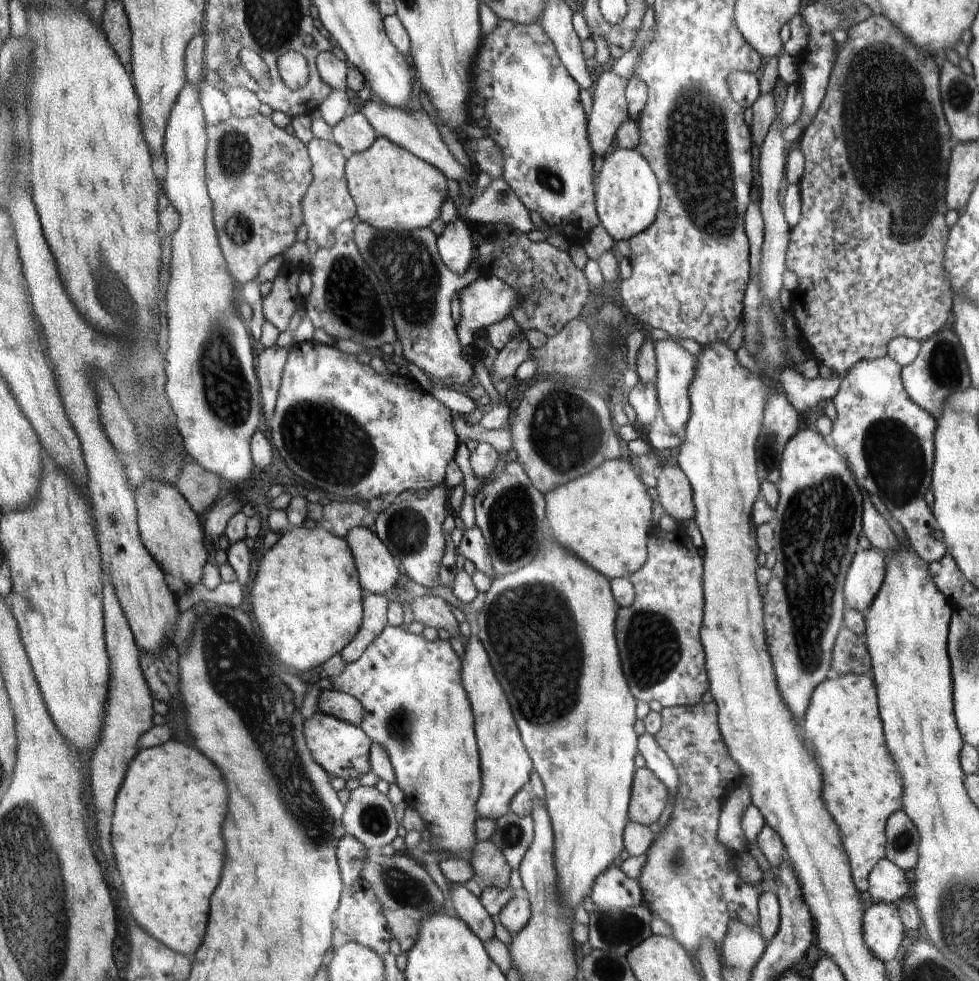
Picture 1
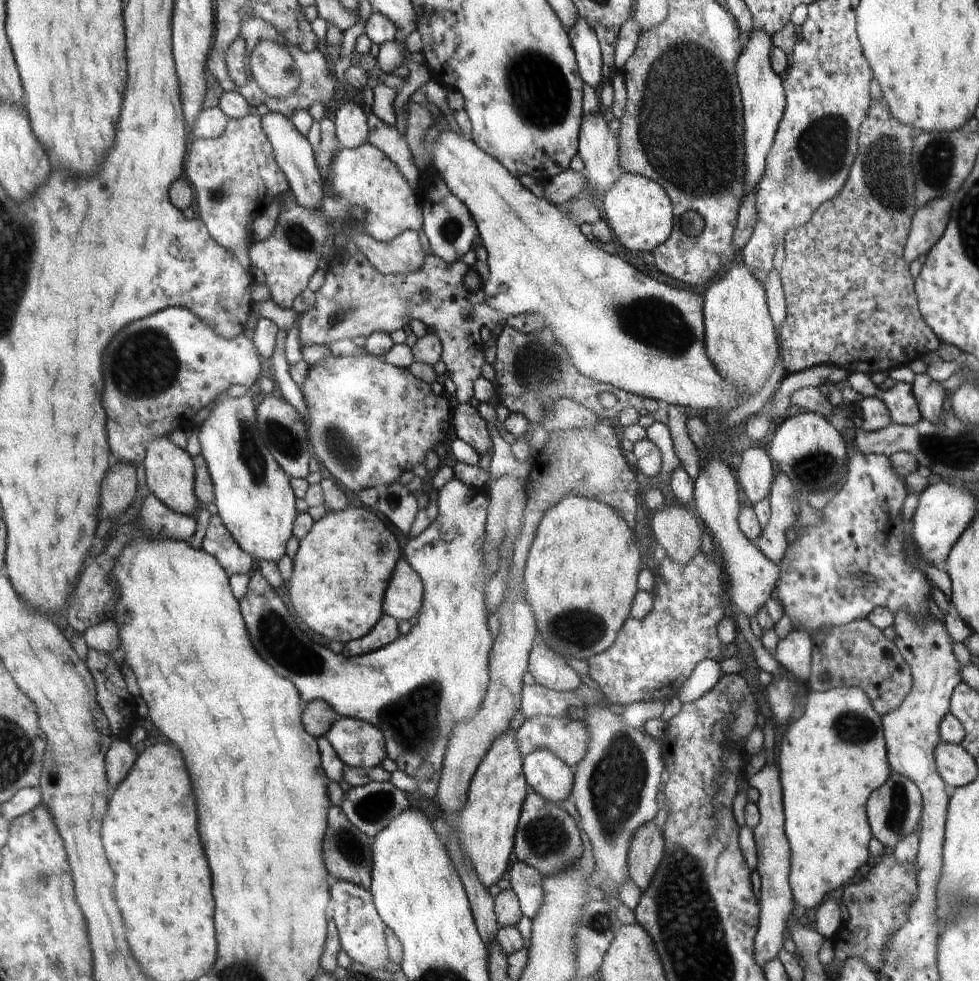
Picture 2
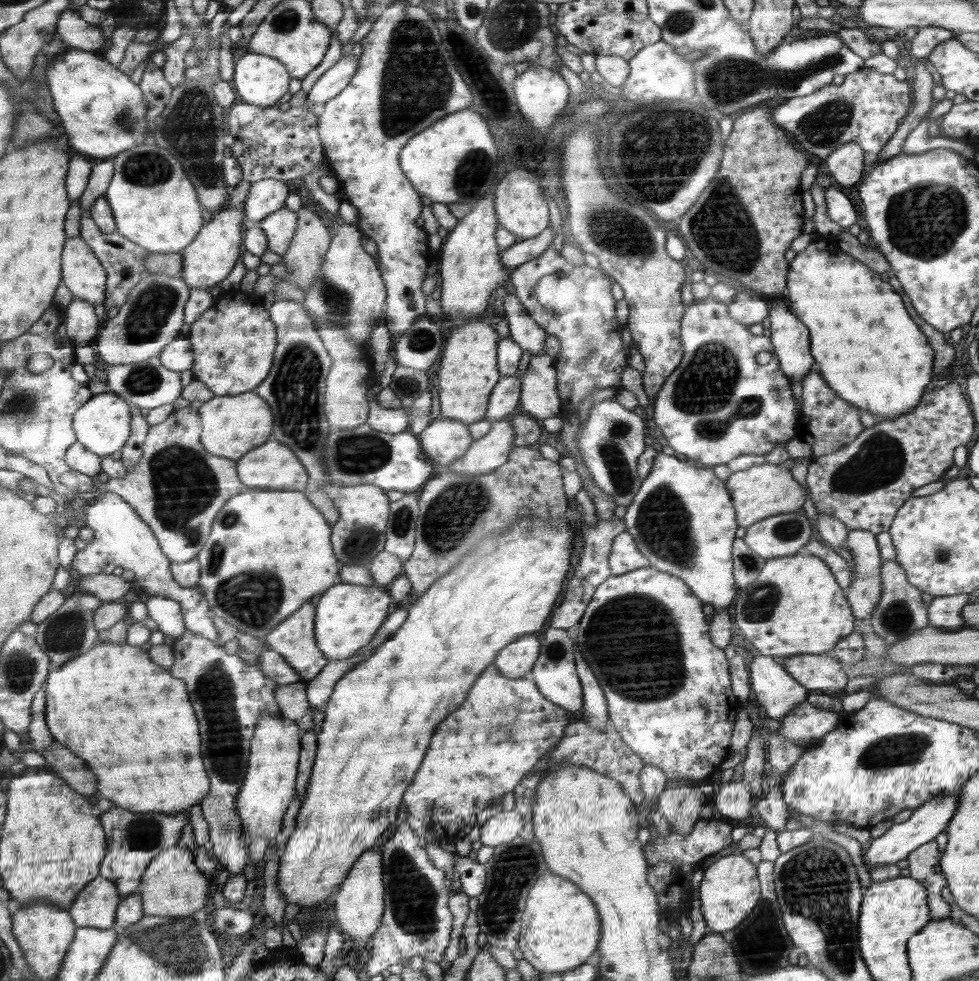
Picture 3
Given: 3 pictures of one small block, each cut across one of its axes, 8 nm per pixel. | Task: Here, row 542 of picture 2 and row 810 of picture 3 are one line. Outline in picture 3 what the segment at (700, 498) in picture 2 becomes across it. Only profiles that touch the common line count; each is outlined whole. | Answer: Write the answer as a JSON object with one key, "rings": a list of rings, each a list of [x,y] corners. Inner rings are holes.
{"rings":[[[745,782],[720,785],[712,795],[711,804],[716,816],[742,820],[752,812],[753,788]]]}

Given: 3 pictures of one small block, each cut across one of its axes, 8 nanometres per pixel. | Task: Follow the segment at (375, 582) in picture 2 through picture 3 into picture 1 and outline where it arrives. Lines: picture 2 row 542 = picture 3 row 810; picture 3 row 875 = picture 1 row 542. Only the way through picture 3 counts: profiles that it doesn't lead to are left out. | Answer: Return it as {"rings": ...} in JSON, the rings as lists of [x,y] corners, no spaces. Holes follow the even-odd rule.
{"rings":[[[317,525],[315,528],[305,528],[290,526],[280,537],[272,548],[263,556],[259,566],[258,573],[254,580],[252,588],[252,606],[256,622],[264,634],[264,640],[268,642],[270,650],[276,654],[276,658],[280,658],[280,662],[284,662],[284,666],[292,670],[308,672],[315,669],[316,666],[323,665],[331,656],[338,654],[355,636],[362,624],[362,590],[360,590],[360,582],[358,582],[358,573],[356,572],[355,557],[352,554],[351,546],[344,538],[324,530],[324,527]]]}

